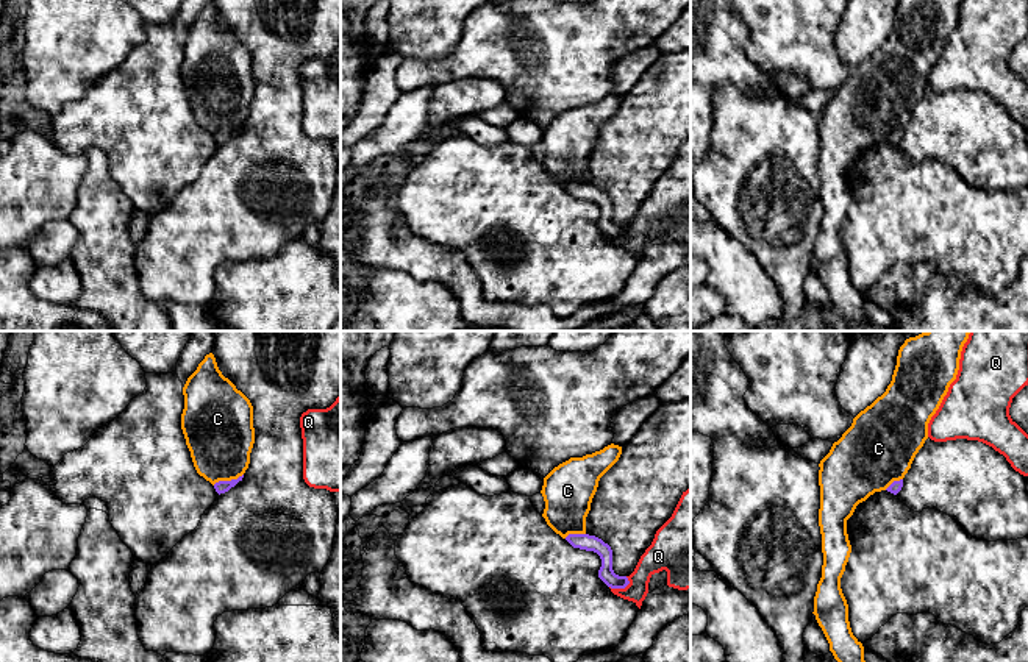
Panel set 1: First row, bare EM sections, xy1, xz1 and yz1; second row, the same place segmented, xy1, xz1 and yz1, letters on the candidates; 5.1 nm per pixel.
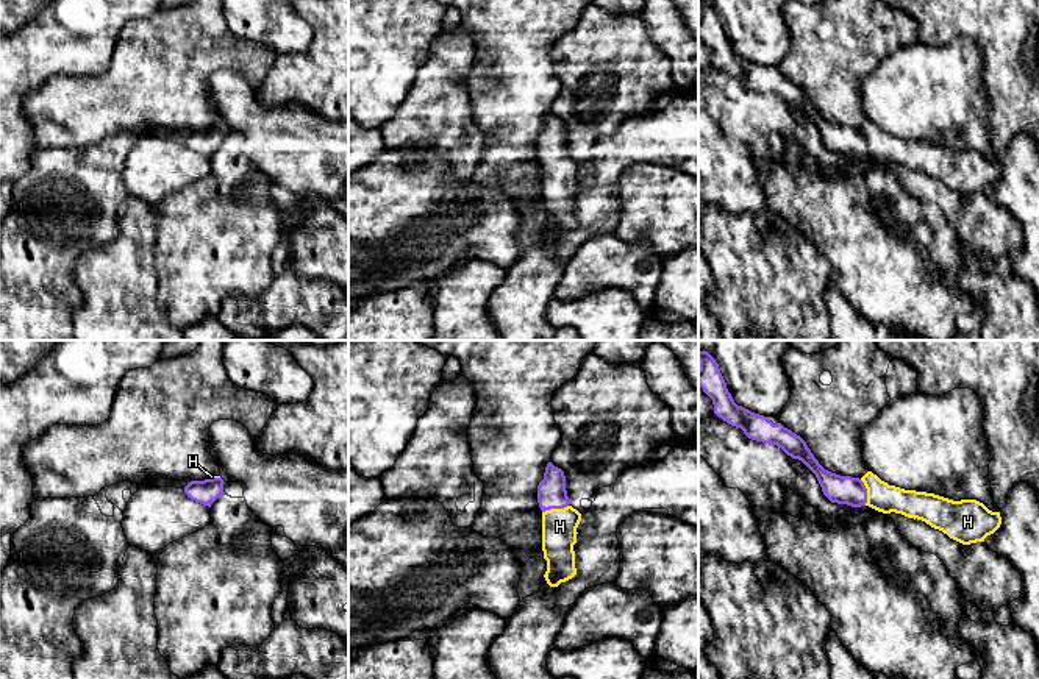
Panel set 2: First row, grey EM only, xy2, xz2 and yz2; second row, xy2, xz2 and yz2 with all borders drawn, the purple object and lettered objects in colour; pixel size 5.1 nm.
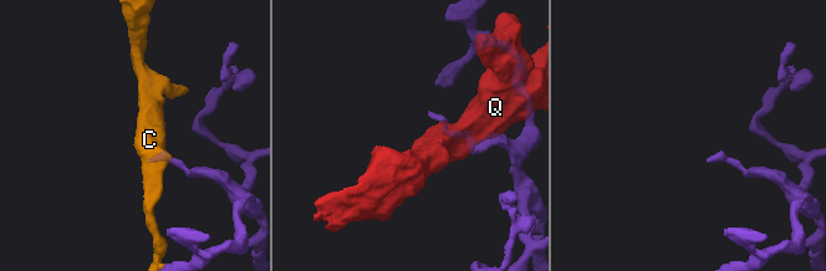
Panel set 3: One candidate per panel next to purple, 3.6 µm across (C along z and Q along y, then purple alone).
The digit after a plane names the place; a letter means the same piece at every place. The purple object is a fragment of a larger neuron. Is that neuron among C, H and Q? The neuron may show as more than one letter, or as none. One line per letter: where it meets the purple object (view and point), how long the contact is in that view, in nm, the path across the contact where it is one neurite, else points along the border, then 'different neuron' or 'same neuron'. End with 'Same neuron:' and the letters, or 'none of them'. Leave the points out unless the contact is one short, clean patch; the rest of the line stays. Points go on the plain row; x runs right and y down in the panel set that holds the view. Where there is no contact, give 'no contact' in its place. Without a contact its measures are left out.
C: contact xy1 (227, 131); length 170 nm; different neuron
H: contact xz2 (555, 158); length 140 nm; way xz2 (552, 144), (555, 158), (560, 177); same neuron
Q: contact xz1 (619, 238); length 120 nm; border xz1 (630, 231), (624, 238), (610, 238); different neuron
Same neuron: H

